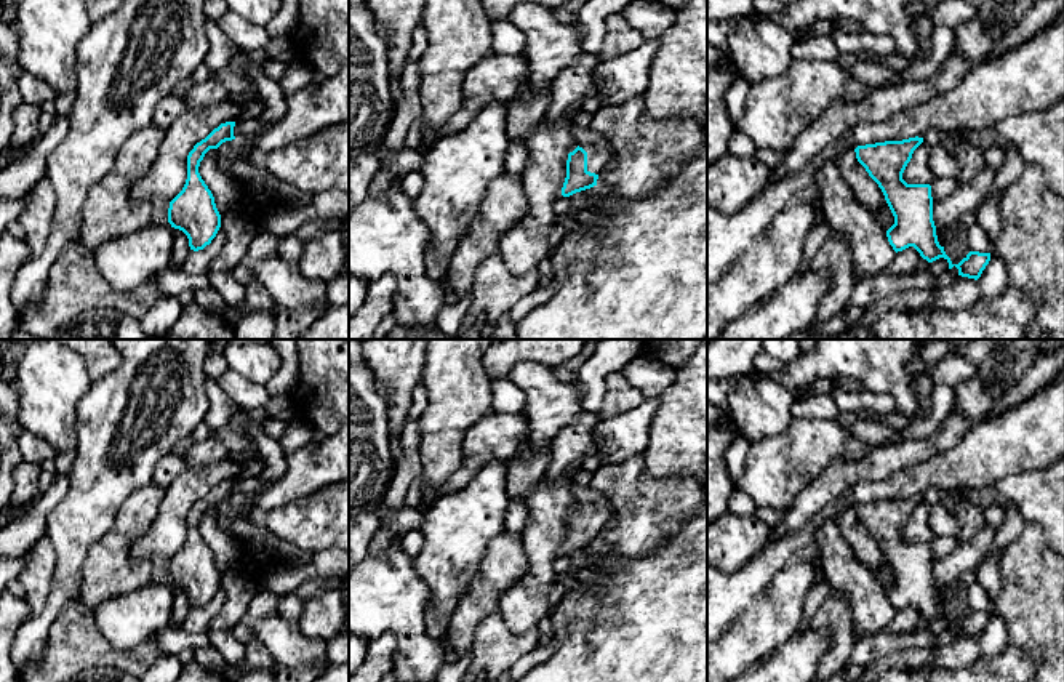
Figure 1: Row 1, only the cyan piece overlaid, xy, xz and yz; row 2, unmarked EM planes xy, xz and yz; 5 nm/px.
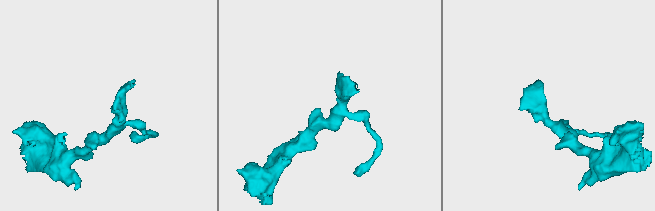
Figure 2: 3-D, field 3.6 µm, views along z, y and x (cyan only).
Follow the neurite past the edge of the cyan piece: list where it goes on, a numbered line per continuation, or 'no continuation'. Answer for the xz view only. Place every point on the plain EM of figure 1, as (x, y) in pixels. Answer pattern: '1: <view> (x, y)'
1: xz (599, 511)

